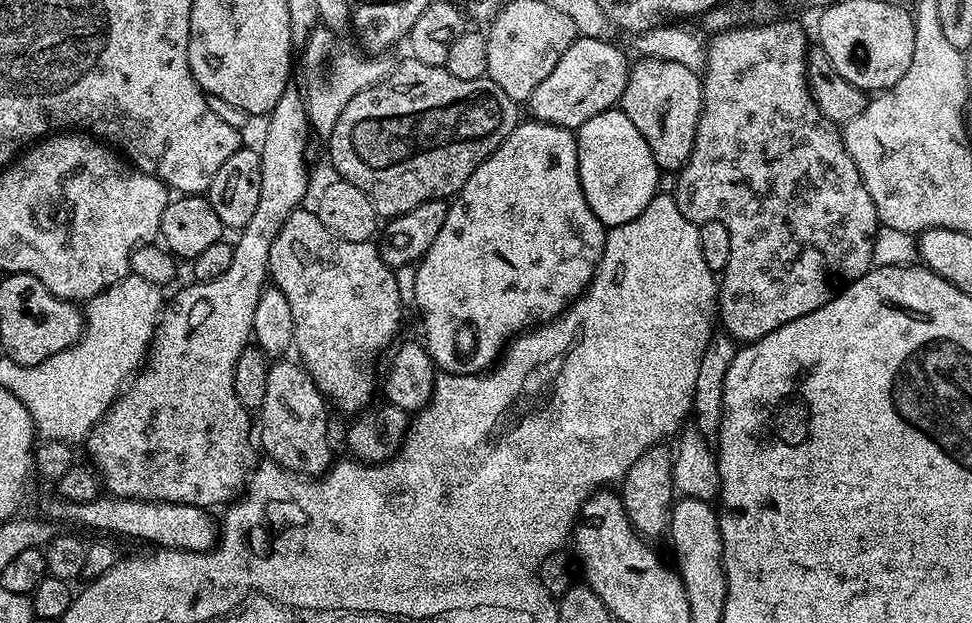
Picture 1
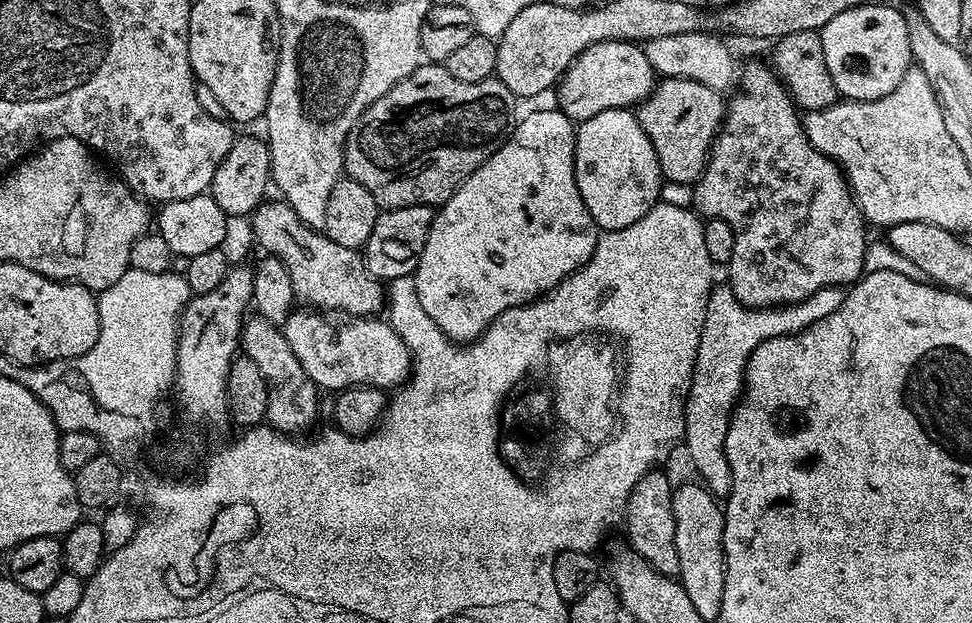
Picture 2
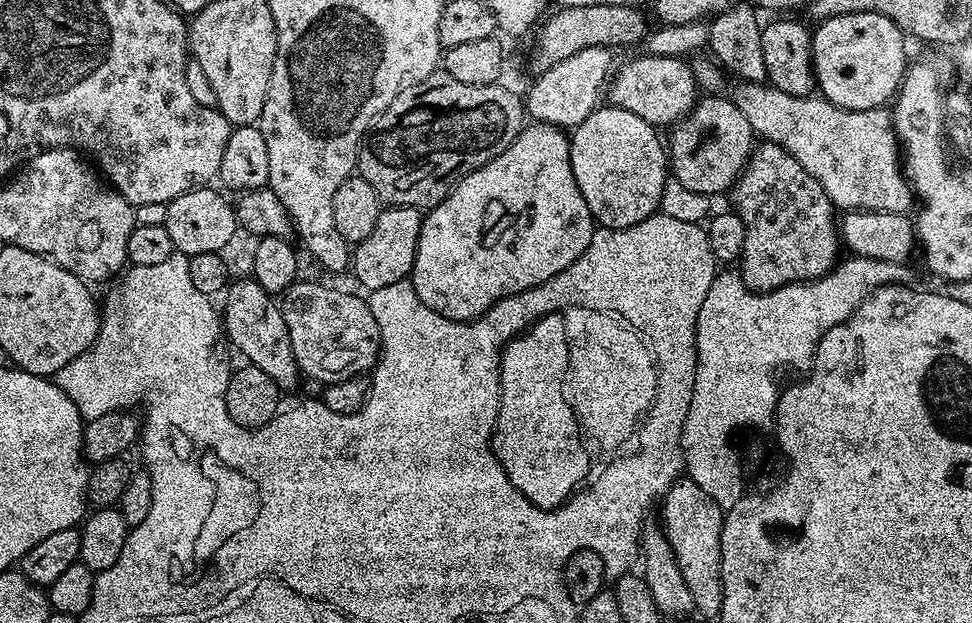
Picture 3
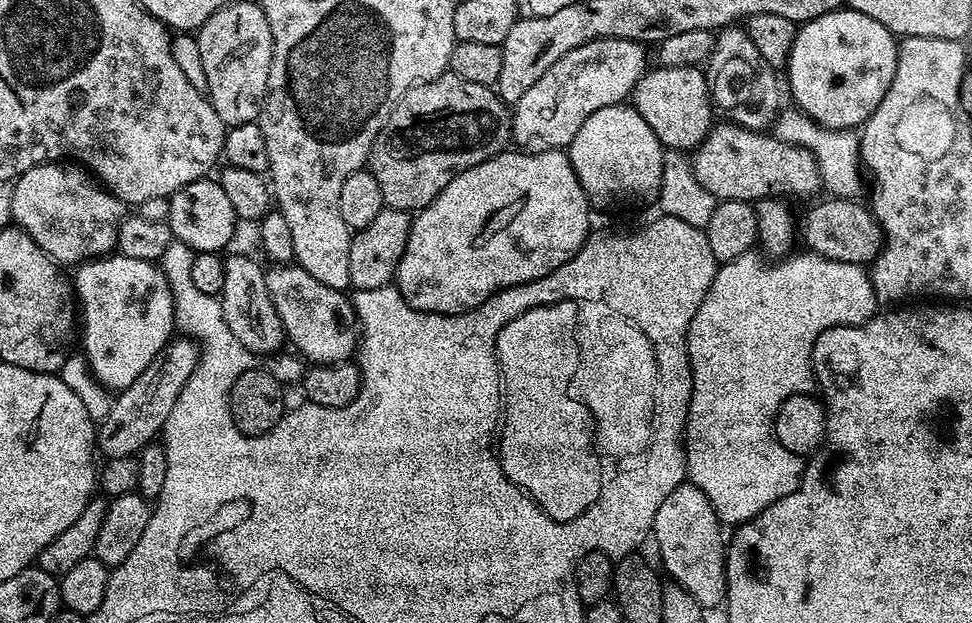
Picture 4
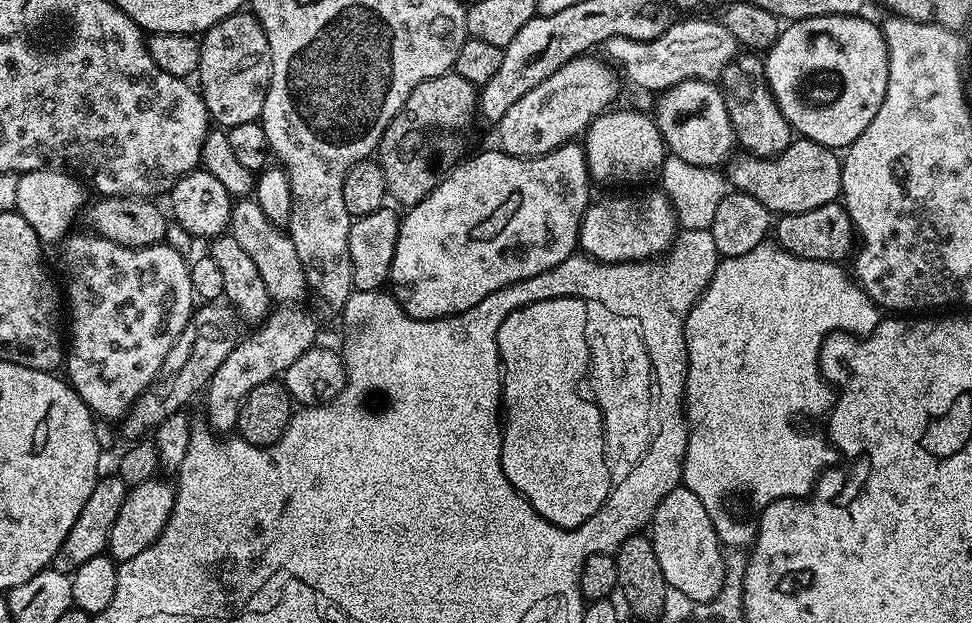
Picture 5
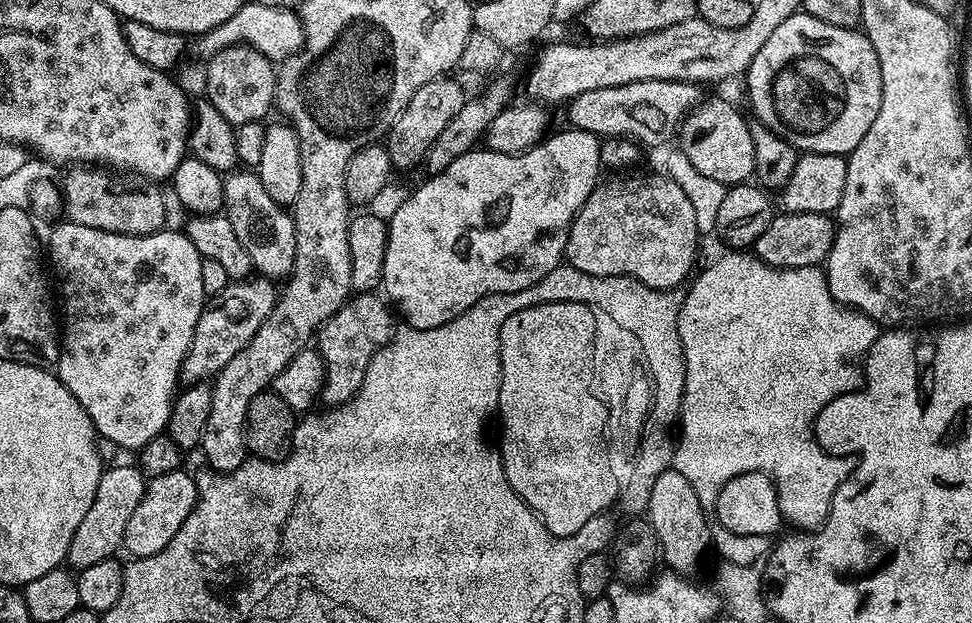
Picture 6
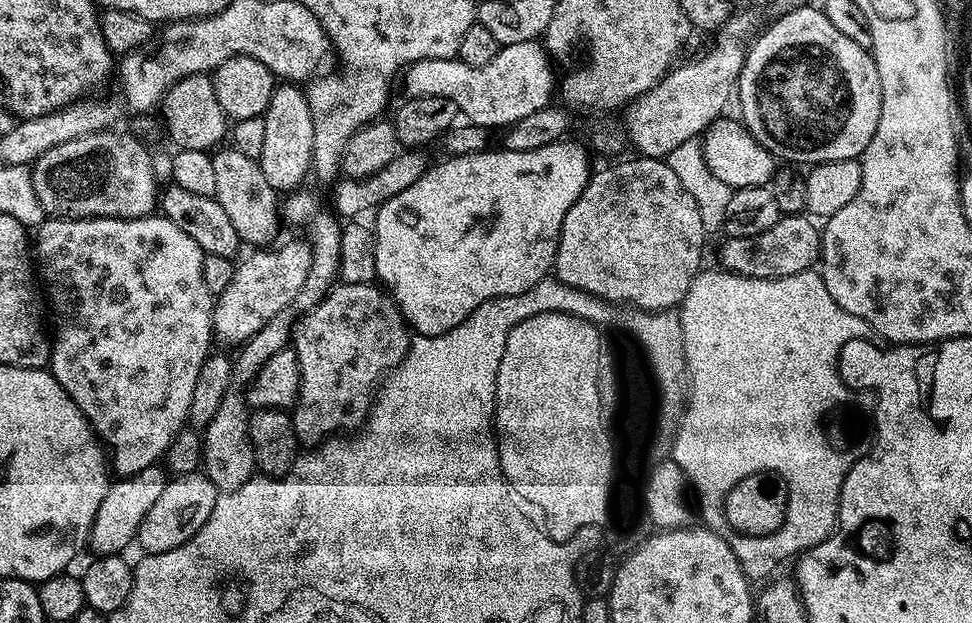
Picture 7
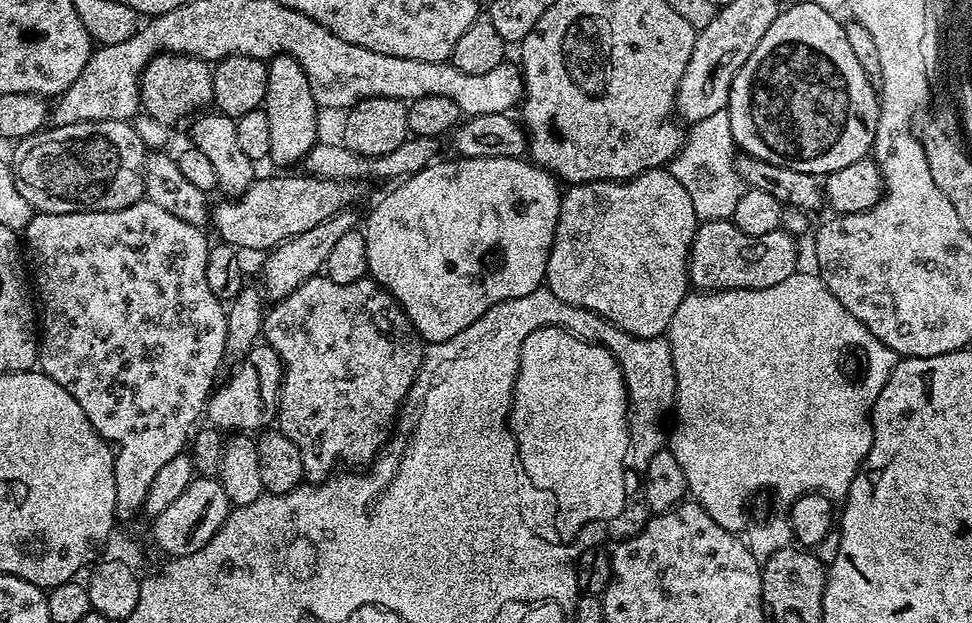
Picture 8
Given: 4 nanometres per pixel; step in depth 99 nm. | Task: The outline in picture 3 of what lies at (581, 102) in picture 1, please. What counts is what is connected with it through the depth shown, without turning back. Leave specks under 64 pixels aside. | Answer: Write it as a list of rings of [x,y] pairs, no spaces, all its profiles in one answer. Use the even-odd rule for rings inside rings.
[[[641,54],[617,67],[607,89],[606,96],[615,107],[638,114],[653,126],[671,126],[684,119],[698,99],[698,85],[691,67],[679,56],[650,56]]]

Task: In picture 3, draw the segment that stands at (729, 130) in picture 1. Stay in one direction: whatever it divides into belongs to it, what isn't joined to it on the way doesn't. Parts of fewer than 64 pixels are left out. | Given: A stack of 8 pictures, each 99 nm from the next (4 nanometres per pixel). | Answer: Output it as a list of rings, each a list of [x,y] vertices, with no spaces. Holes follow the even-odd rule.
[[[757,143],[752,149],[748,163],[730,189],[731,196],[731,211],[736,212],[746,226],[746,242],[738,261],[738,268],[740,277],[744,279],[750,291],[773,292],[787,284],[803,284],[806,280],[817,280],[819,276],[828,275],[836,267],[841,255],[839,252],[842,252],[842,241],[834,206],[826,190],[822,190],[822,186],[818,186],[818,182],[810,178],[806,170],[802,170],[799,162],[782,145]]]

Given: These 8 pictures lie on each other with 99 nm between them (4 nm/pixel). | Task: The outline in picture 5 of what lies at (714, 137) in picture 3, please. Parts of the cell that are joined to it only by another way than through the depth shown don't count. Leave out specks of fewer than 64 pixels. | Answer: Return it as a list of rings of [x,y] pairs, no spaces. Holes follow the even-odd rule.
[[[793,139],[781,156],[774,156],[770,160],[763,160],[760,156],[736,154],[727,161],[727,168],[727,183],[737,192],[745,192],[750,194],[750,198],[758,198],[758,202],[766,206],[769,214],[802,214],[806,210],[834,204],[841,199],[841,157],[833,149],[824,148],[812,140]]]

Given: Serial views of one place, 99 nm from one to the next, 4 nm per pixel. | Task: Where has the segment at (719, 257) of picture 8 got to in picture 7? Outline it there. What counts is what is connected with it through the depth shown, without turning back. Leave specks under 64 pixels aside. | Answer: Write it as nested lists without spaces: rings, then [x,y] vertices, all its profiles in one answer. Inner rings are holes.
[[[781,215],[778,222],[770,230],[762,230],[762,234],[754,234],[750,238],[727,237],[720,248],[719,267],[726,272],[733,272],[746,278],[786,278],[799,272],[807,272],[820,259],[821,229],[812,224],[807,215]]]

